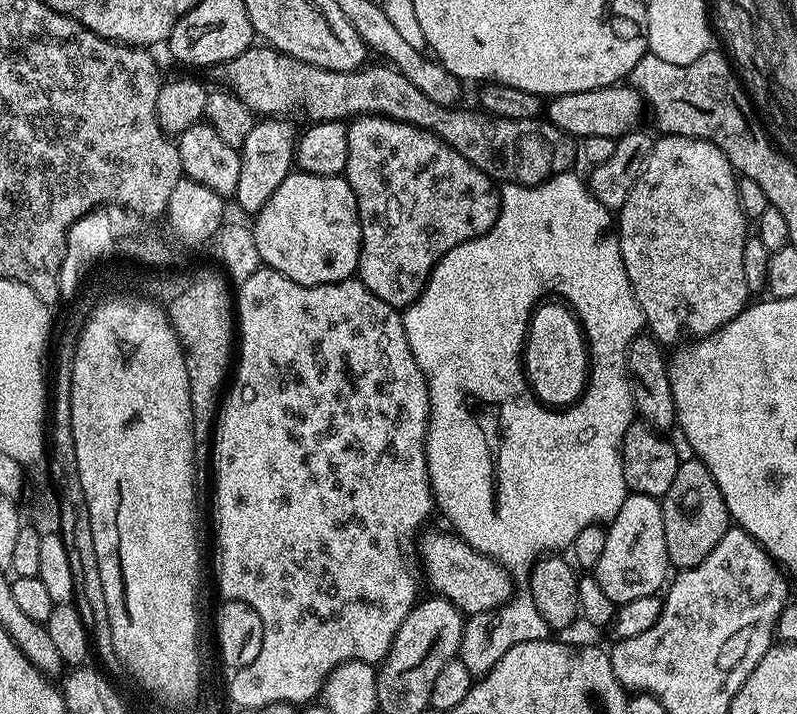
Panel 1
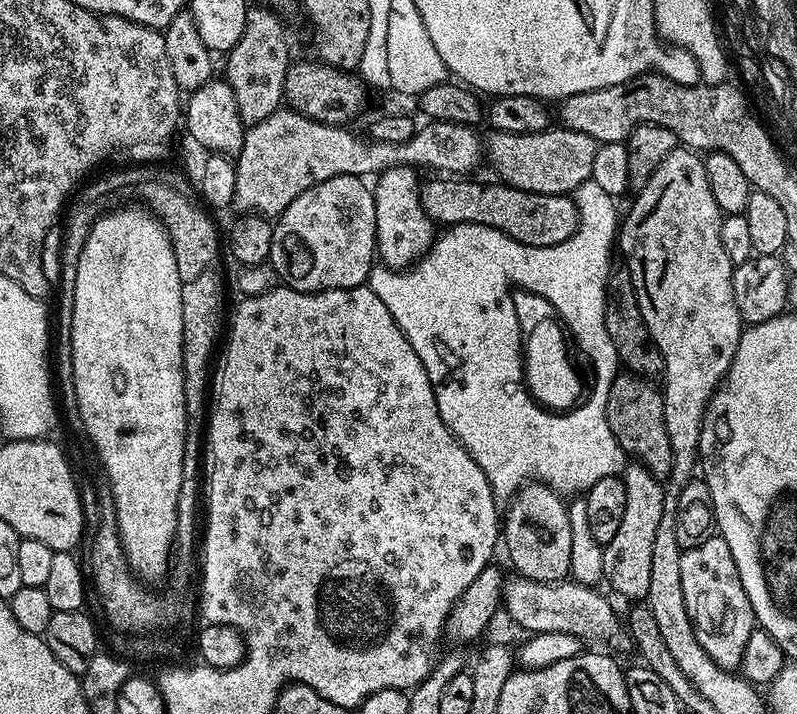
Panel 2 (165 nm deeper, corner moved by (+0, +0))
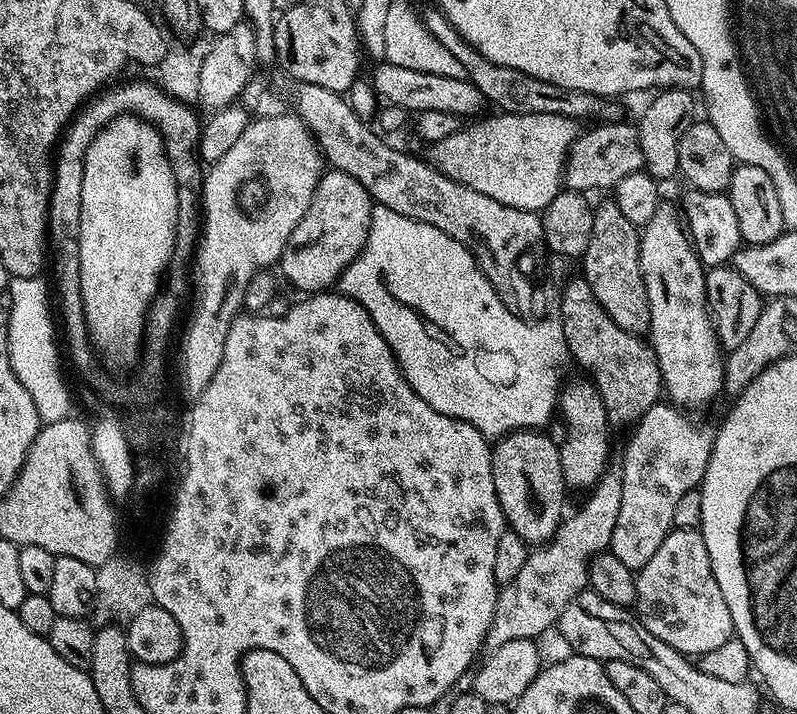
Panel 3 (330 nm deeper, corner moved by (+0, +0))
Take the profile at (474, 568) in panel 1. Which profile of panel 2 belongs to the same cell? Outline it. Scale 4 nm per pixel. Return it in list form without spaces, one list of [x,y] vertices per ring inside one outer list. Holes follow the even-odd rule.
[[[517,575],[516,580],[505,579],[502,593],[502,608],[520,628],[525,628],[525,633],[561,632],[574,634],[585,645],[604,646],[611,640],[622,636],[622,620],[616,617],[612,604],[595,587],[577,584],[575,582],[534,582],[527,580],[522,575]]]

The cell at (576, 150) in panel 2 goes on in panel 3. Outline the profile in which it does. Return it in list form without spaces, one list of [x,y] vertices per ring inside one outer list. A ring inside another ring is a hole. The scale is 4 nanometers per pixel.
[[[600,122],[589,132],[581,131],[568,152],[564,167],[564,184],[569,191],[589,193],[590,190],[613,189],[626,175],[643,169],[641,143],[636,124]]]

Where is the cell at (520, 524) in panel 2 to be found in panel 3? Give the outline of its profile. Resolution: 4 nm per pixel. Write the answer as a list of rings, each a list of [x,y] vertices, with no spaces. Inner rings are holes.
[[[521,430],[499,437],[492,448],[494,490],[504,511],[507,527],[529,546],[548,543],[566,515],[566,485],[559,461],[557,441],[540,430]]]

